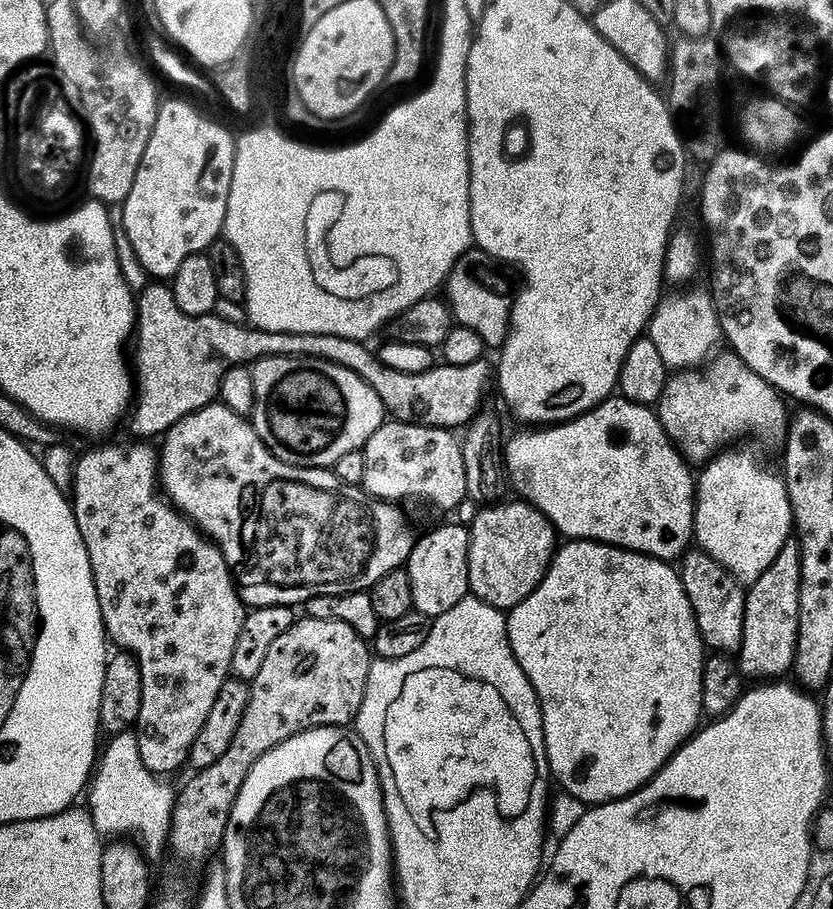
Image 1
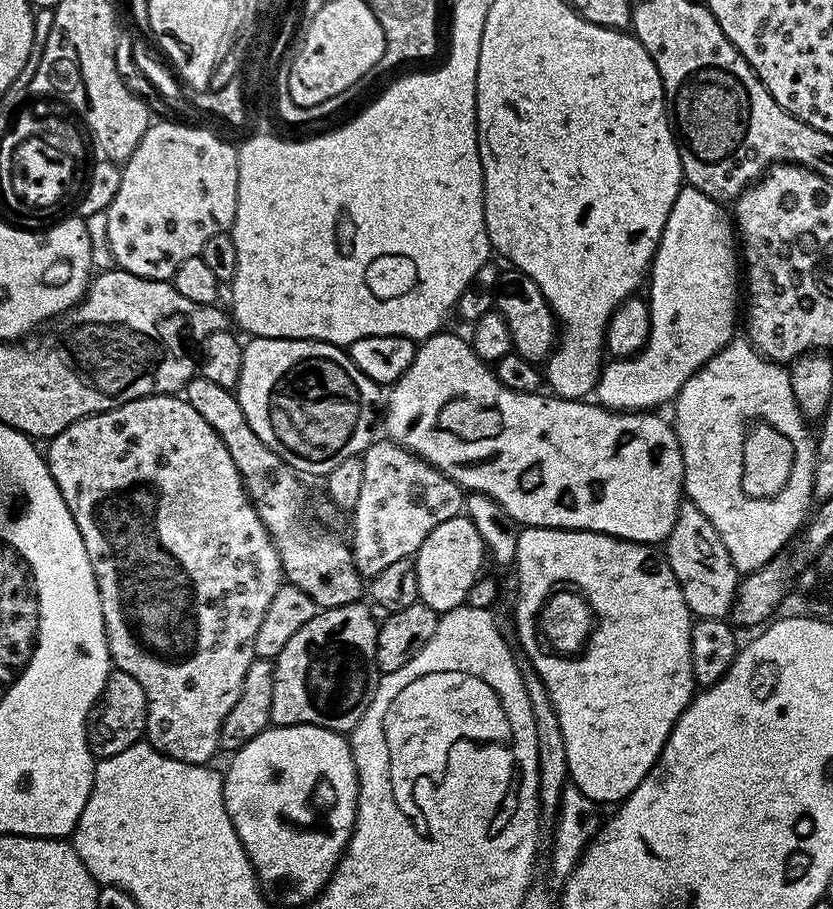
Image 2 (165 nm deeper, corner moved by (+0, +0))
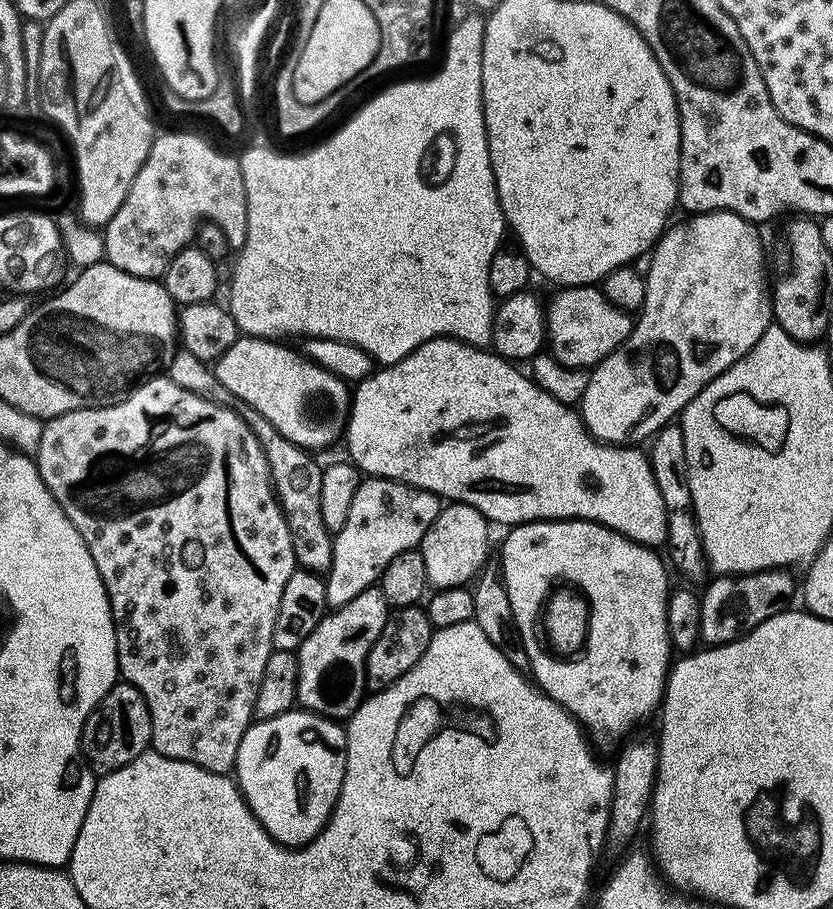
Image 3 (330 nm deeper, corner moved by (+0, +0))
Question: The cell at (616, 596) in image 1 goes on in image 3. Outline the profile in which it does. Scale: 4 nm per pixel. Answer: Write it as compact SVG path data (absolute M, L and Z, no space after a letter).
M536 520L532 524L515 525L509 532L512 533L504 540L502 579L510 594L510 606L514 606L514 618L518 618L518 630L526 646L531 679L541 692L545 692L550 699L562 705L580 723L593 745L612 744L620 739L623 741L632 732L631 728L638 727L655 708L657 711L661 707L664 698L664 686L674 660L674 647L667 630L669 569L666 564L664 569L663 562L656 557L657 553L653 549L627 540L622 534L594 520Z

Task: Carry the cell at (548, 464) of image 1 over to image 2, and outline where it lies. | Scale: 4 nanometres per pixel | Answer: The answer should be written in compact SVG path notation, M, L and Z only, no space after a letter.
M441 330L436 333L435 336L428 337L427 340L423 341L416 349L416 357L414 362L410 366L410 370L406 370L406 374L402 374L402 378L396 381L395 384L391 385L389 394L386 396L386 411L382 416L382 428L386 431L387 439L393 440L394 443L400 444L407 452L412 452L415 456L420 456L426 461L430 466L434 466L442 474L446 474L452 479L455 484L460 485L461 488L467 490L468 492L481 492L486 494L490 498L494 498L502 506L502 510L506 510L506 514L510 514L510 518L514 518L517 524L521 526L527 526L530 528L566 528L569 530L575 530L577 532L601 532L607 536L617 536L620 540L632 540L636 544L650 544L653 546L660 546L667 541L670 530L674 530L674 522L678 518L678 510L682 503L682 497L685 495L684 490L684 463L682 462L682 450L680 449L680 443L676 437L675 427L671 423L668 424L663 420L662 417L656 416L660 414L653 414L651 411L645 410L642 412L613 412L610 408L601 408L599 403L591 402L592 404L584 404L583 399L578 400L562 400L559 396L555 394L541 394L540 392L535 392L534 394L518 394L514 390L510 390L506 386L502 386L502 382L498 377L496 377L495 371L485 361L478 358L478 354L474 351L471 343L467 339L464 340L460 336L455 336L454 333L448 332L449 330Z

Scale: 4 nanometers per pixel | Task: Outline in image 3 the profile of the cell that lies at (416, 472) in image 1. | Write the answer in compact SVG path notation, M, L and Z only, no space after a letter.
M369 476L361 479L358 491L354 494L354 502L350 502L350 514L346 517L346 526L334 534L332 542L332 564L326 571L329 609L341 608L350 603L362 590L373 587L379 581L382 570L390 566L396 555L411 548L419 549L426 530L438 518L442 507L441 497L433 492L404 484L400 480L387 480L381 476Z

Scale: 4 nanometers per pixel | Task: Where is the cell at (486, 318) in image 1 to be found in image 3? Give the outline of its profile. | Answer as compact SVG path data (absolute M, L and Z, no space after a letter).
M579 284L577 288L561 287L546 300L544 323L546 348L552 357L562 366L591 370L630 338L634 316L631 311L614 306L599 287Z

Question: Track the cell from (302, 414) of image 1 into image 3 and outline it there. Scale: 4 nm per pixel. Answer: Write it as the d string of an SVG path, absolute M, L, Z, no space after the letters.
M241 335L239 340L214 362L218 382L242 398L282 438L290 438L300 448L328 448L343 437L348 423L350 388L330 370L315 364L307 356L287 348L287 343L262 336Z

